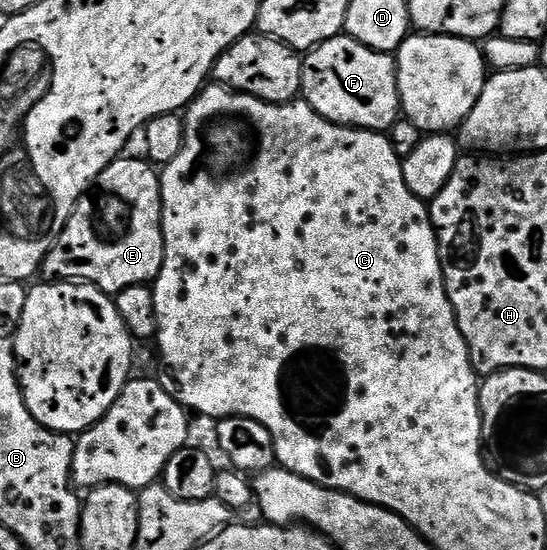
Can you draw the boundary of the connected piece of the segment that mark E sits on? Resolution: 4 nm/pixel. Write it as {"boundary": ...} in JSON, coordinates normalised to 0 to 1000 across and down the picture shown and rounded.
{"boundary":[[[267,289],[208,291],[181,318],[172,347],[144,364],[119,418],[79,471],[77,500],[93,513],[172,516],[197,535],[283,511],[302,462],[293,325]]]}

